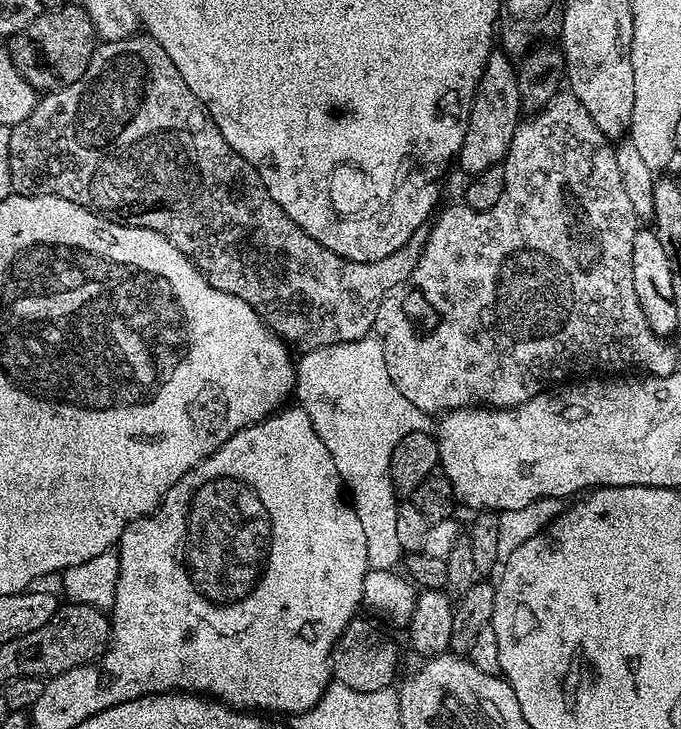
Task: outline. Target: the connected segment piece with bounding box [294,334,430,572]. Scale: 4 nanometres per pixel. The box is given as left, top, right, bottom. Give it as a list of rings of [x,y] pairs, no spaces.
[[[369,334],[354,342],[314,348],[301,356],[304,357],[295,361],[295,399],[300,399],[297,400],[299,407],[304,408],[310,422],[314,422],[318,438],[326,442],[326,450],[330,450],[330,458],[334,458],[335,472],[340,475],[347,499],[358,514],[358,522],[362,522],[362,531],[366,534],[369,569],[391,572],[401,563],[402,553],[398,546],[397,533],[398,497],[390,482],[390,454],[394,454],[394,446],[398,446],[398,442],[402,442],[406,434],[429,431],[429,413],[418,410],[418,406],[414,406],[414,402],[408,401],[402,390],[394,386],[390,370],[386,370],[382,346],[375,335]]]

